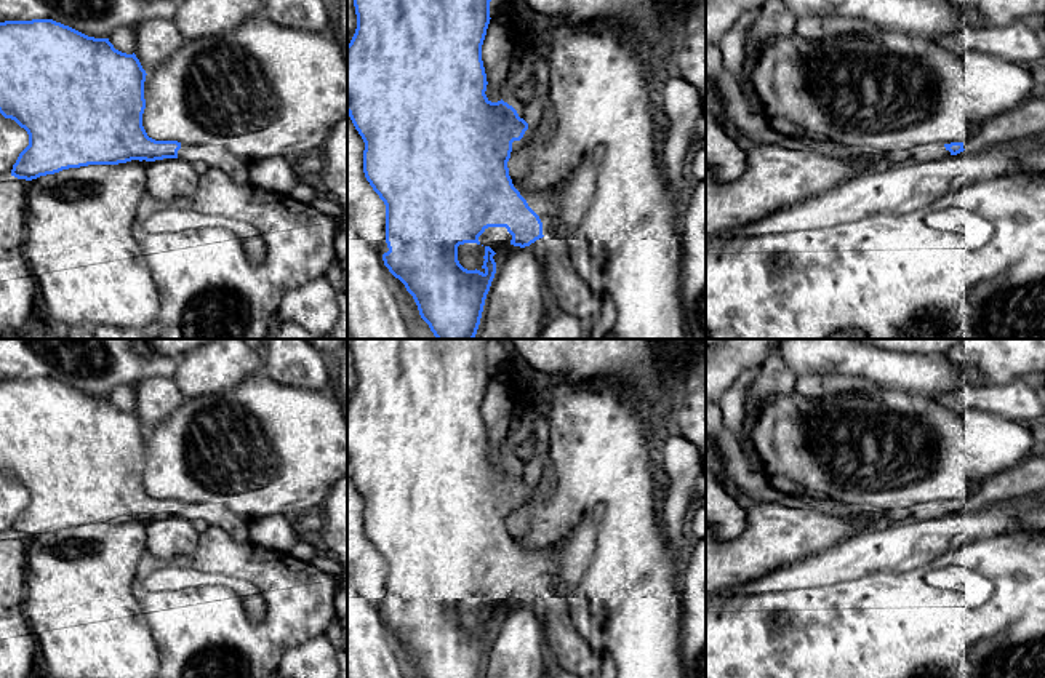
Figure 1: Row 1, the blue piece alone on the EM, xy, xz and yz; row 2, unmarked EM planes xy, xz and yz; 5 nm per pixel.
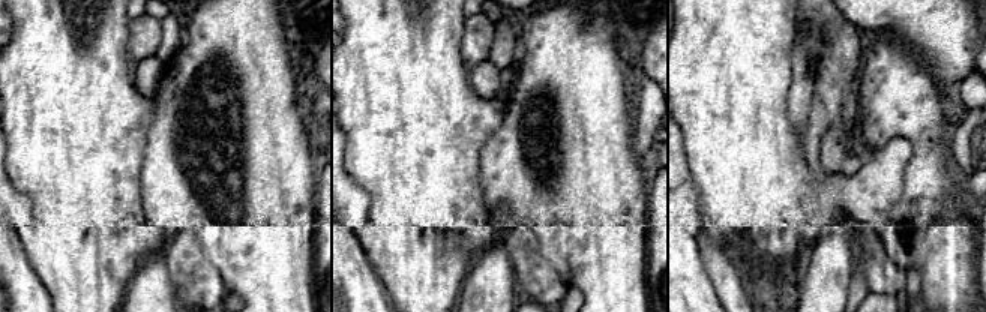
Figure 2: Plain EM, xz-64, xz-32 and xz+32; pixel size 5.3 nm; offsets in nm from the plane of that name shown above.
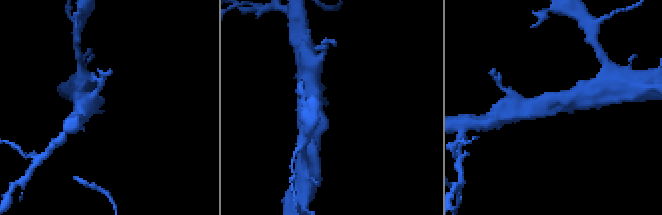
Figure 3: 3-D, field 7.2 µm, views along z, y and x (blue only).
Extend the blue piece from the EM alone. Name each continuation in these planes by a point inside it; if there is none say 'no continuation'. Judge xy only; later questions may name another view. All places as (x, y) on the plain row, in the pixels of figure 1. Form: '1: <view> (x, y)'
1: xy (218, 515)

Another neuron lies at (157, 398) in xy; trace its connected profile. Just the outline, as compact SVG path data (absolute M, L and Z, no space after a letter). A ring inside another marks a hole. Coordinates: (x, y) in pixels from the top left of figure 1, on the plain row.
M147 377L134 384L136 408L146 432L150 432L166 417L173 416L186 401L173 377Z

